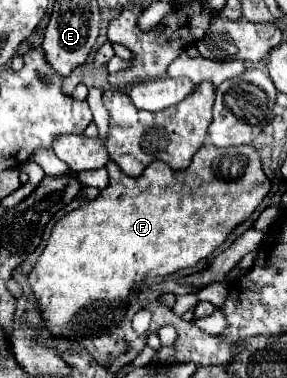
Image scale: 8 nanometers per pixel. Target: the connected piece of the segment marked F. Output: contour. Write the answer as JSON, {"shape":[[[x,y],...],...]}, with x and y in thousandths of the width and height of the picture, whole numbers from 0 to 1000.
{"shape":[[[704,384],[655,447],[592,452],[578,431],[530,426],[502,447],[502,463],[474,474],[432,463],[390,426],[369,447],[383,463],[376,495],[362,495],[328,532],[230,563],[181,601],[160,659],[91,728],[167,881],[195,897],[237,897],[251,907],[279,897],[279,886],[286,897],[341,892],[411,865],[439,833],[467,754],[509,738],[585,733],[718,685],[780,643],[787,622],[829,590],[857,585],[885,563],[941,505],[941,479],[913,452],[899,399],[878,384],[787,394]]]}

